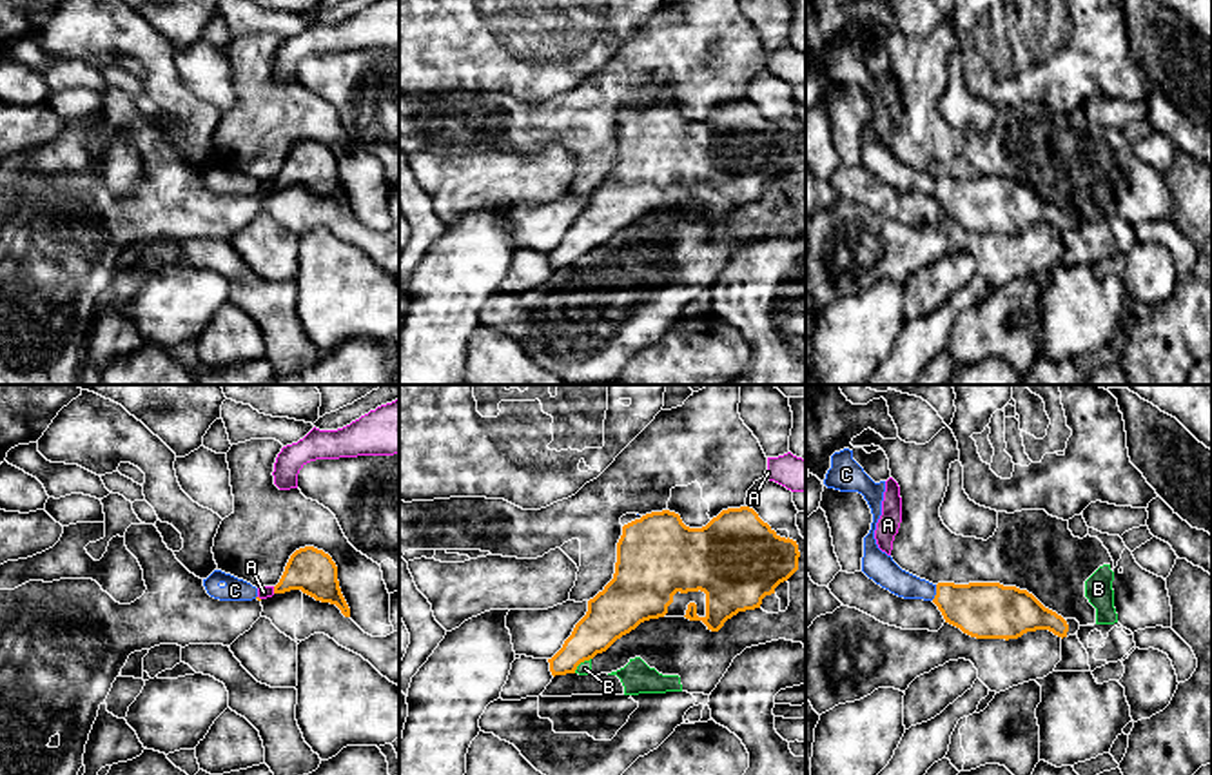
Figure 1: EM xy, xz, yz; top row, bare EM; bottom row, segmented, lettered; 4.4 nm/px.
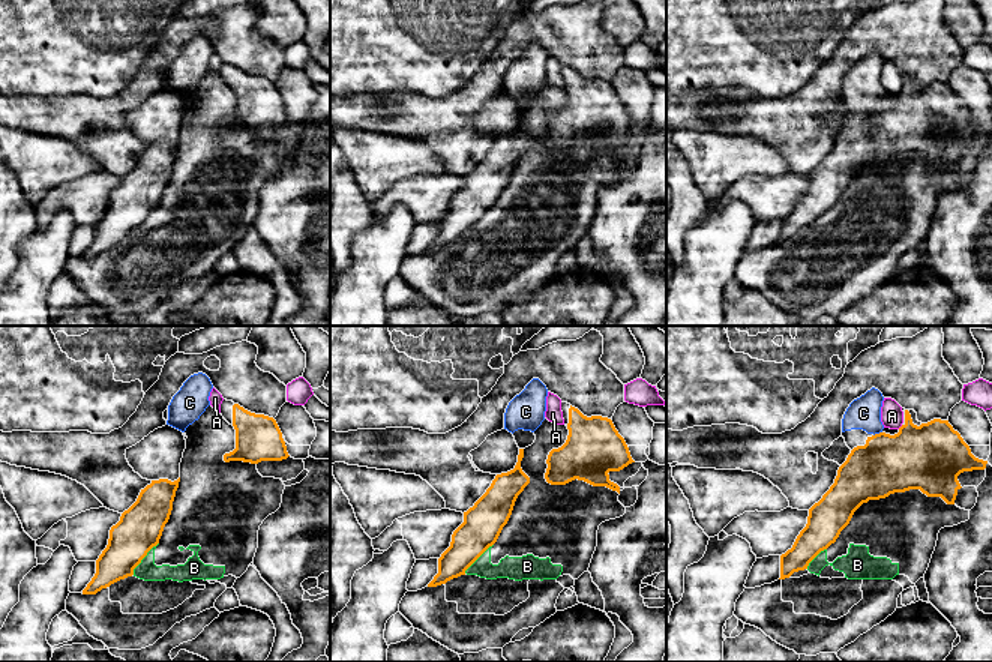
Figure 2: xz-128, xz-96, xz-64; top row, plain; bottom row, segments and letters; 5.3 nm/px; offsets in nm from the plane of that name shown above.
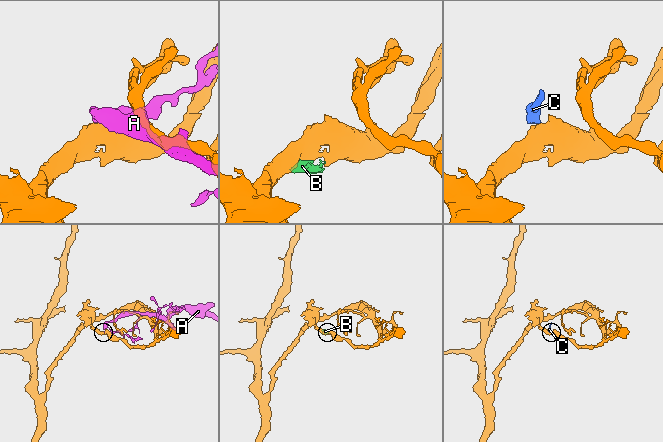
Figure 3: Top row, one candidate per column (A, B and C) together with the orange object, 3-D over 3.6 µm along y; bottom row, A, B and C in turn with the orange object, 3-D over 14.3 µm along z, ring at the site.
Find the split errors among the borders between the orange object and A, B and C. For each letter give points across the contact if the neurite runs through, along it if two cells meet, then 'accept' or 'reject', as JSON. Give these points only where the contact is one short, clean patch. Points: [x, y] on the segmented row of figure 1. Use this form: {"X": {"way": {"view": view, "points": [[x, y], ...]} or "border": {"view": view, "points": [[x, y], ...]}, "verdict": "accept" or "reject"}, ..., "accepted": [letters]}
{"A": {"verdict": "reject"}, "B": {"border": {"view": "xz", "points": [[590, 657], [574, 672]]}, "verdict": "reject"}, "C": {"way": {"view": "yz", "points": [[986, 610], [964, 607], [937, 592], [908, 587], [886, 572]]}, "verdict": "accept"}, "accepted": ["C"]}

